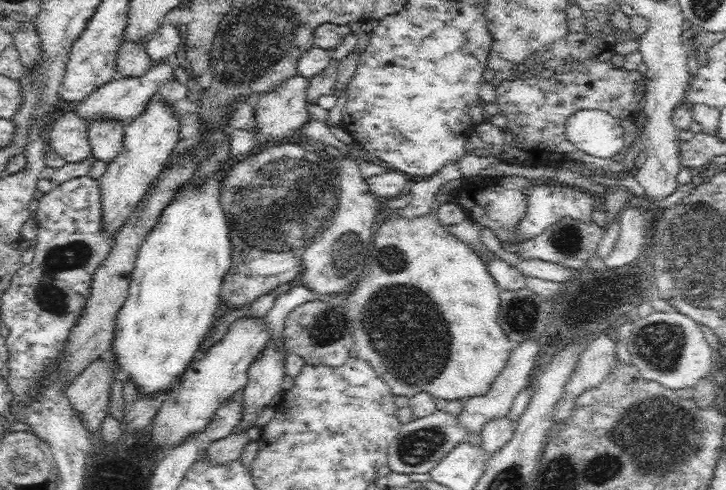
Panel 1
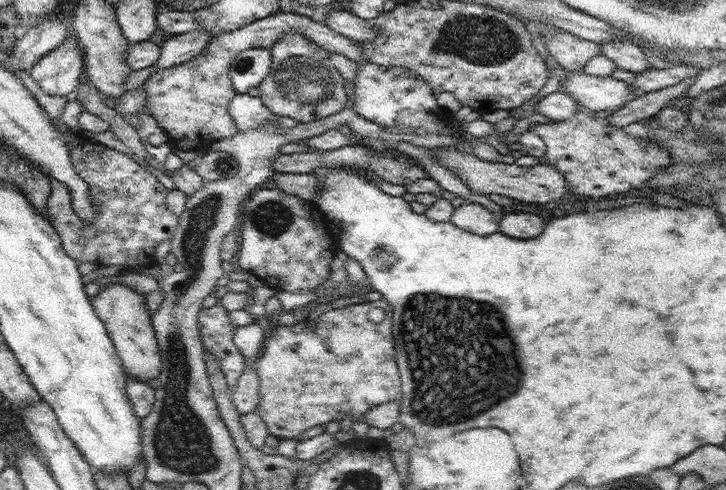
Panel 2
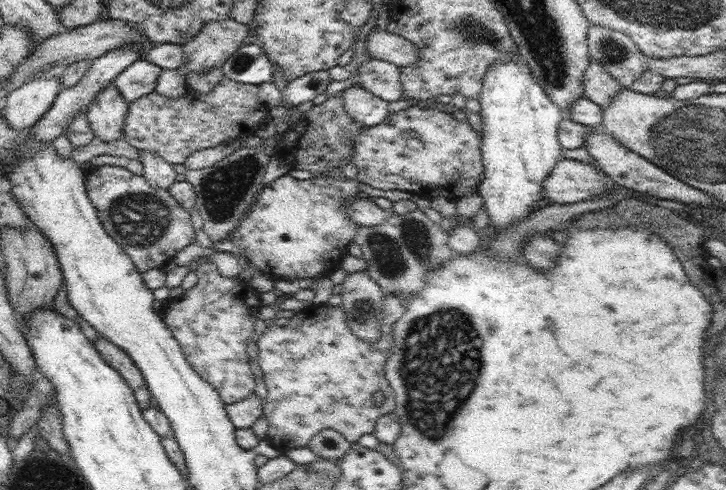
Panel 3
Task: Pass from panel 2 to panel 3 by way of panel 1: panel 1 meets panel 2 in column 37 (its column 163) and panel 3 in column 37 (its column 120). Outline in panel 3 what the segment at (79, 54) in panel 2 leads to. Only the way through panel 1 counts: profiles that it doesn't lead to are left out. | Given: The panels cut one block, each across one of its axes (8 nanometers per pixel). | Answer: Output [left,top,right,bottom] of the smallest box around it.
[1,77,61,130]

